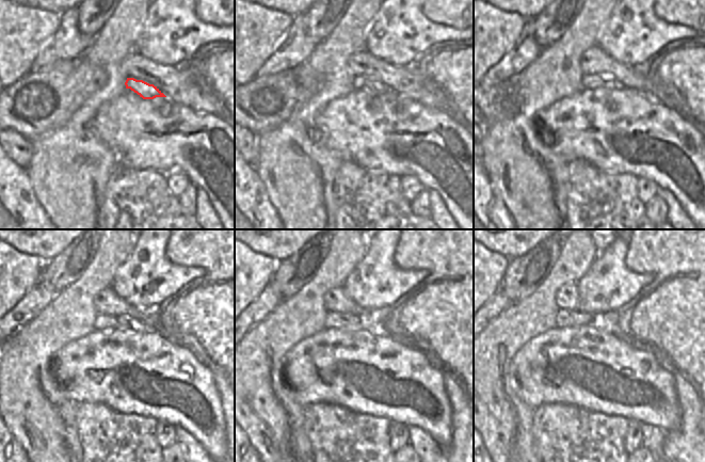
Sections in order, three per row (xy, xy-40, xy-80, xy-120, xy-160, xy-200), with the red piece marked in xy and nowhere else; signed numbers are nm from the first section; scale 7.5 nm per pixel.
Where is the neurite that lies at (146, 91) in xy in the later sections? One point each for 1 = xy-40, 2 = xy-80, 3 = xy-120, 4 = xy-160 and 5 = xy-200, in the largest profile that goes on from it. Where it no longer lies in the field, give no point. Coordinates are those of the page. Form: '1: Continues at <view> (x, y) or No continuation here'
1: Continues at xy-40 (375, 85)
2: Continues at xy-80 (588, 82)
3: Continues at xy-120 (102, 321)
4: Continues at xy-160 (333, 319)
5: Continues at xy-200 (564, 318).

